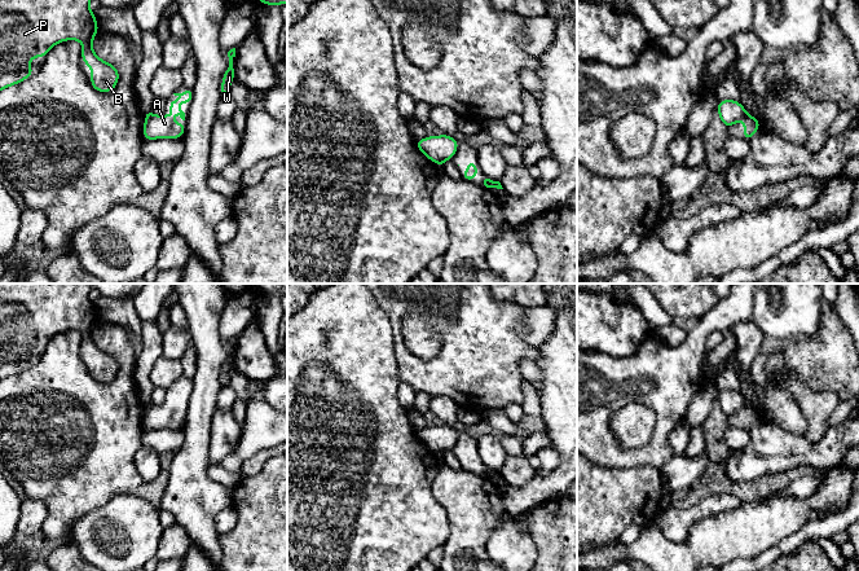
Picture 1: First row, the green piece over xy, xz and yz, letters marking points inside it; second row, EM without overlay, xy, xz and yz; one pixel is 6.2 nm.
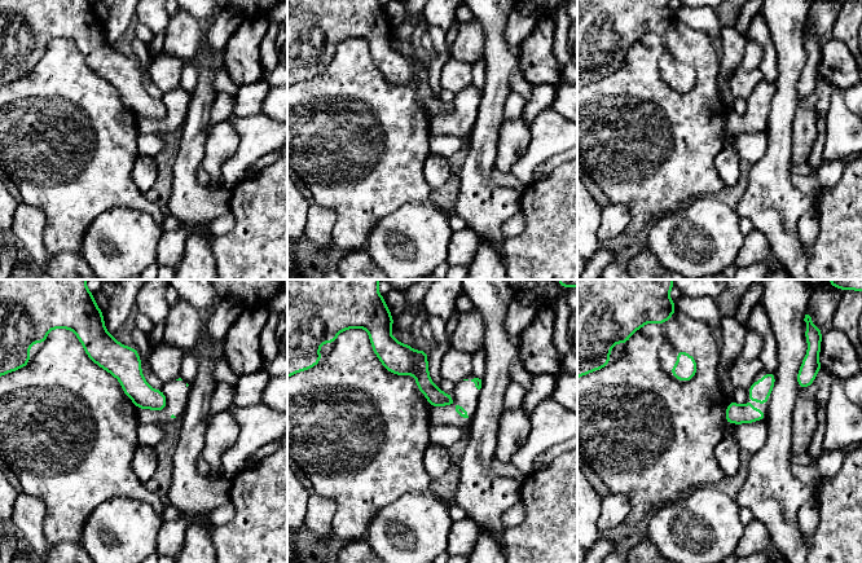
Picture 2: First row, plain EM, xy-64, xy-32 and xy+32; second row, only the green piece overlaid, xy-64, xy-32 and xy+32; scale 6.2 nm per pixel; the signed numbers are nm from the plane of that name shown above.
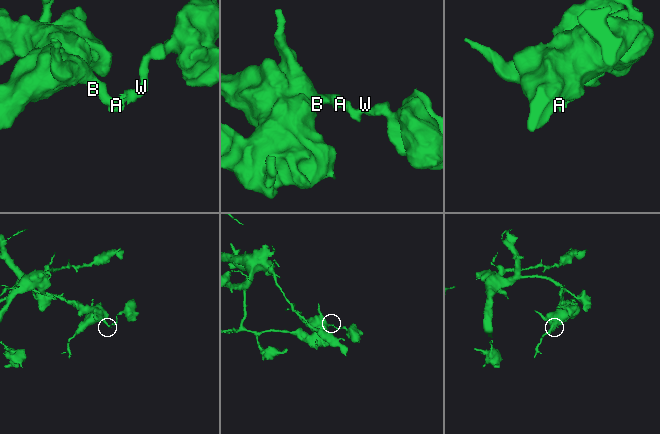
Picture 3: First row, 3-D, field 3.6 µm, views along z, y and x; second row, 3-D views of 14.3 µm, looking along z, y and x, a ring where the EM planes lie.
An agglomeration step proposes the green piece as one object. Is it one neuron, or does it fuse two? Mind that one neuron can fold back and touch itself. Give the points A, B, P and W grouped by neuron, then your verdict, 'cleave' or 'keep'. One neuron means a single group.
groups A W / B P; cleave

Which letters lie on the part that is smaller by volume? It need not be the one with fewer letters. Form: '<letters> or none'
A, W

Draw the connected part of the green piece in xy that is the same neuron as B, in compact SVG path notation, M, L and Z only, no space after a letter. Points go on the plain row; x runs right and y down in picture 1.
M0 284L0 381L30 368L32 348L47 347L56 334L71 329L83 335L82 350L92 360L91 375L97 382L115 379L118 359L93 342L98 315L89 299L92 287L92 284Z

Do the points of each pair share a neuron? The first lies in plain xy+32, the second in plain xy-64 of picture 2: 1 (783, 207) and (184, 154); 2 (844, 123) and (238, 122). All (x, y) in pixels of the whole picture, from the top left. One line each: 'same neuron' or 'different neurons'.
1: same neuron
2: same neuron

